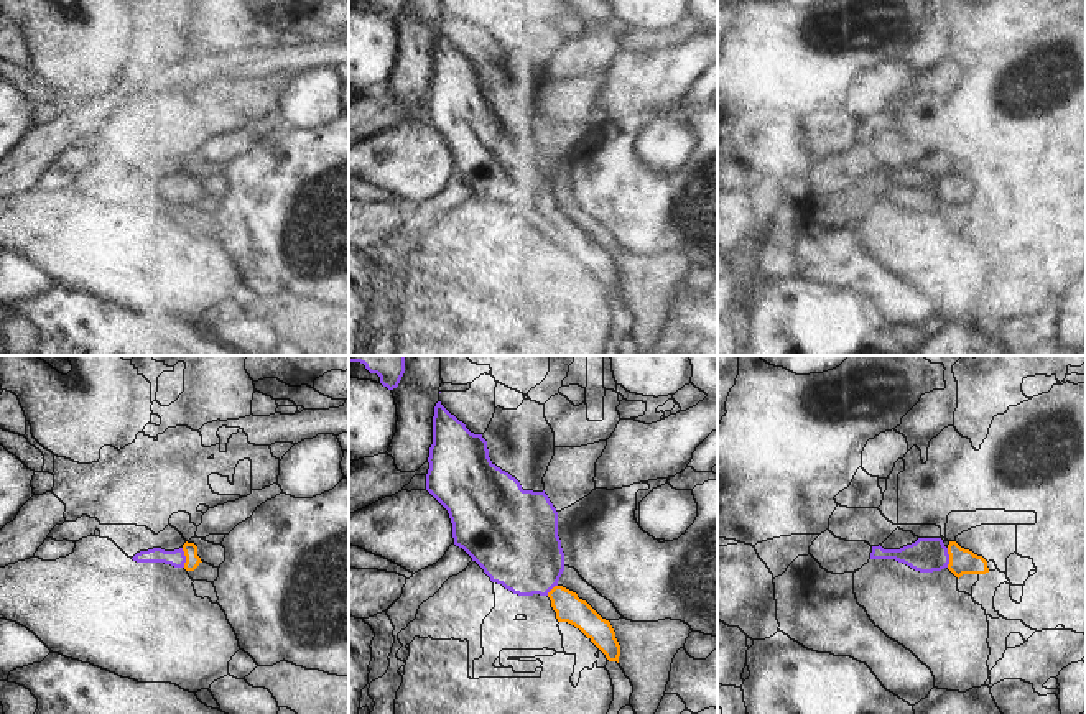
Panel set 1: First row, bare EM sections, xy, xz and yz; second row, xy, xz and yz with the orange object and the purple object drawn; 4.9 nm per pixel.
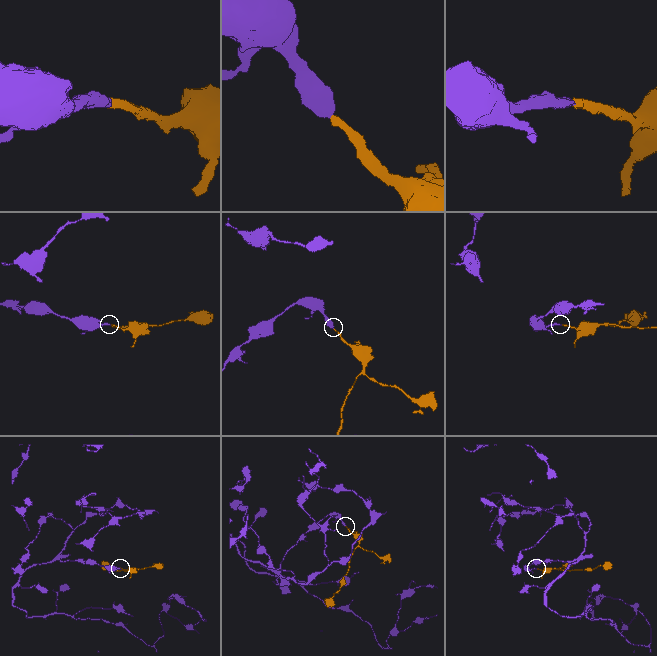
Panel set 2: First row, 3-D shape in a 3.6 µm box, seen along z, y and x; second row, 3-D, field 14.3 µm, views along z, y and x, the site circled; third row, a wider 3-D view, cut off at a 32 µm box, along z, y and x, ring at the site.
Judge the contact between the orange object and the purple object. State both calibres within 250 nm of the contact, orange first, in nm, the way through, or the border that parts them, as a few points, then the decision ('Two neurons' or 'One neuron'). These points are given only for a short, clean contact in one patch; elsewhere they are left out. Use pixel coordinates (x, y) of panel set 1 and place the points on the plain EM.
Thickness 70 nm (orange) against 90 nm. Path across: xy (193, 191), (186, 190), (176, 190). One neuron.

